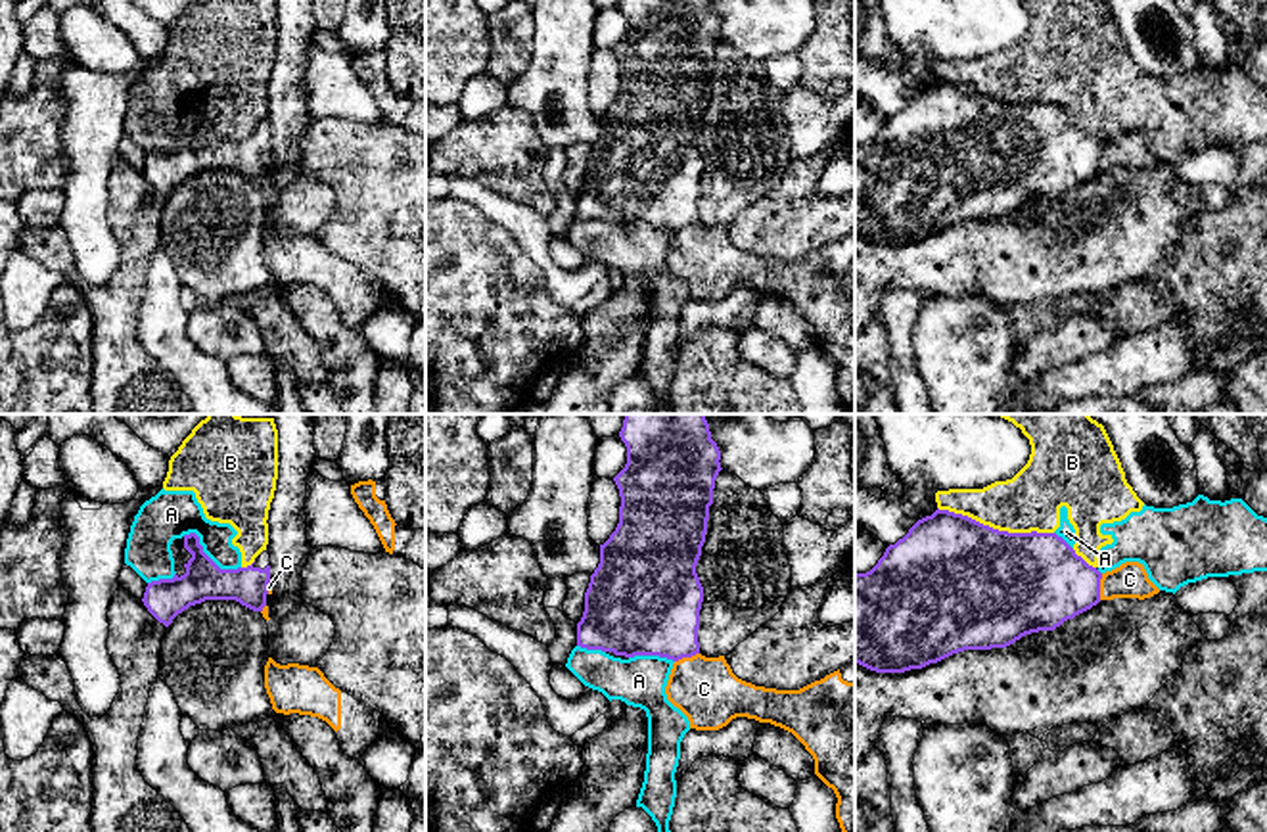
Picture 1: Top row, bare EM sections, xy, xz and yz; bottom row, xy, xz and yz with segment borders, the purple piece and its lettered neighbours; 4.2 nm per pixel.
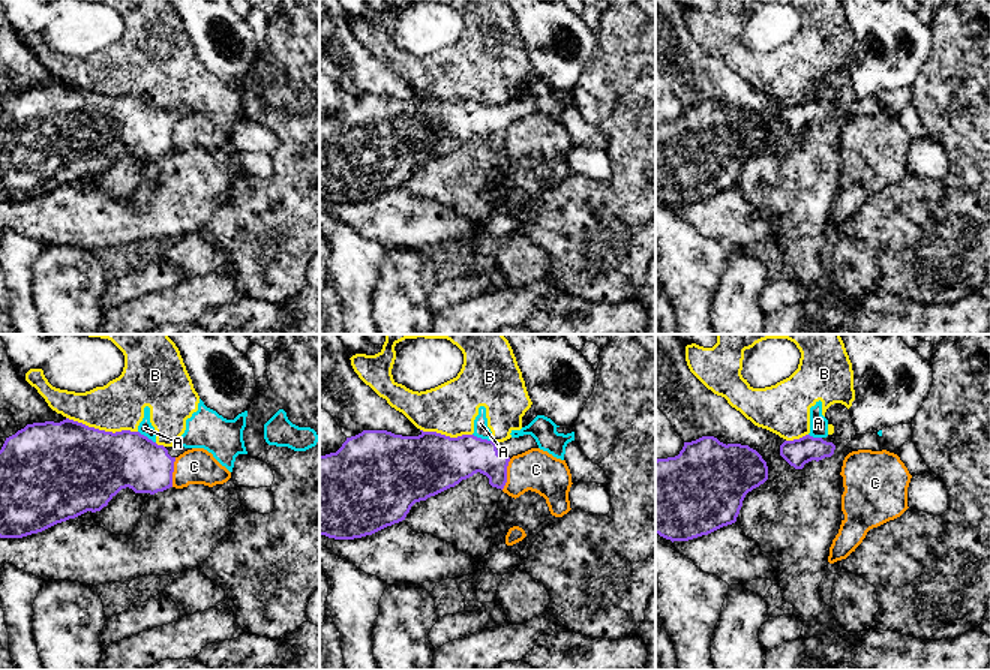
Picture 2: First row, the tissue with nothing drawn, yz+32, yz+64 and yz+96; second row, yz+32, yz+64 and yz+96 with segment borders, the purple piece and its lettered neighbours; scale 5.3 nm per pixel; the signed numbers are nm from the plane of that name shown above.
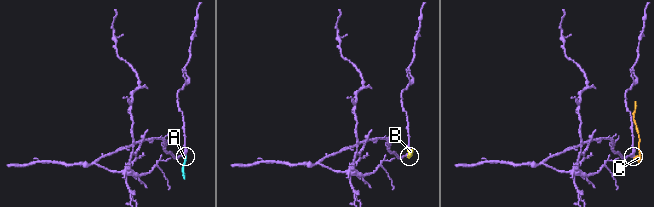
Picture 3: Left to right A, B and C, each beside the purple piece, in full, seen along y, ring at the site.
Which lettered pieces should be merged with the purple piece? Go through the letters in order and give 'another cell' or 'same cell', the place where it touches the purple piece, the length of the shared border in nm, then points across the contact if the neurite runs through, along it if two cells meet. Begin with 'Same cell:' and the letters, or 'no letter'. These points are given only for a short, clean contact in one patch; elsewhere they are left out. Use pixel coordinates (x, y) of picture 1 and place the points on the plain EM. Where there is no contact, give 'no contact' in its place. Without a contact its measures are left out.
Same cell: no letter
A: another cell | xy (206, 125) | 280 nm
B: another cell | yz (995, 100) | 500 nm
C: another cell | yz (1099, 158) | 110 nm | along yz (1103, 144), (1099, 169)

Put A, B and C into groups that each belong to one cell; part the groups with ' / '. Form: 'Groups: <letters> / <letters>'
Groups: A B / C

